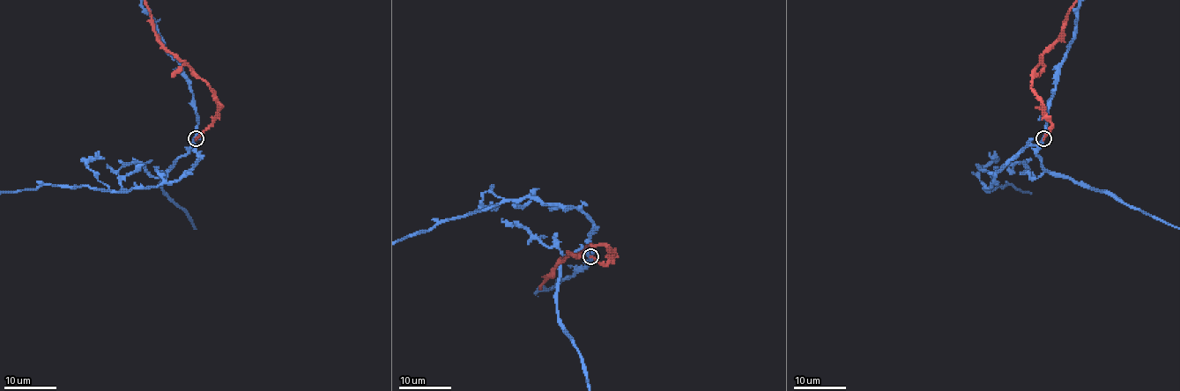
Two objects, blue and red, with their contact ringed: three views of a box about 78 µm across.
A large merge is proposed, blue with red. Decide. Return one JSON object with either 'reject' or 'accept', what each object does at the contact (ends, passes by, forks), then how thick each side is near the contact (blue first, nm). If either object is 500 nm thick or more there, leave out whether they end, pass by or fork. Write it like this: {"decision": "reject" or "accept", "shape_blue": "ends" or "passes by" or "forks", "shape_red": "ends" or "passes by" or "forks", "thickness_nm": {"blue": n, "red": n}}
{"decision": "reject", "shape_blue": "passes by", "shape_red": "ends", "thickness_nm": {"blue": 300, "red": 360}}

